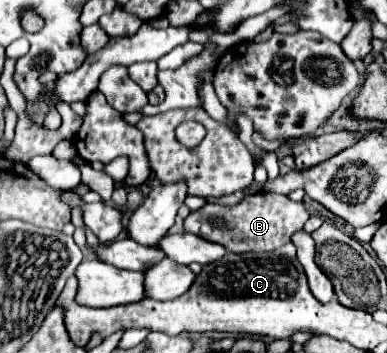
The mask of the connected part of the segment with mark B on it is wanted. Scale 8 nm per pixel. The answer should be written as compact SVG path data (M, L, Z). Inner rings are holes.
M262 193L250 195L242 203L234 207L222 205L204 205L202 209L190 213L184 219L184 231L194 233L206 241L220 243L230 253L246 253L246 251L276 251L278 247L290 243L292 233L300 231L308 221L308 213L302 203L290 201L284 195Z

